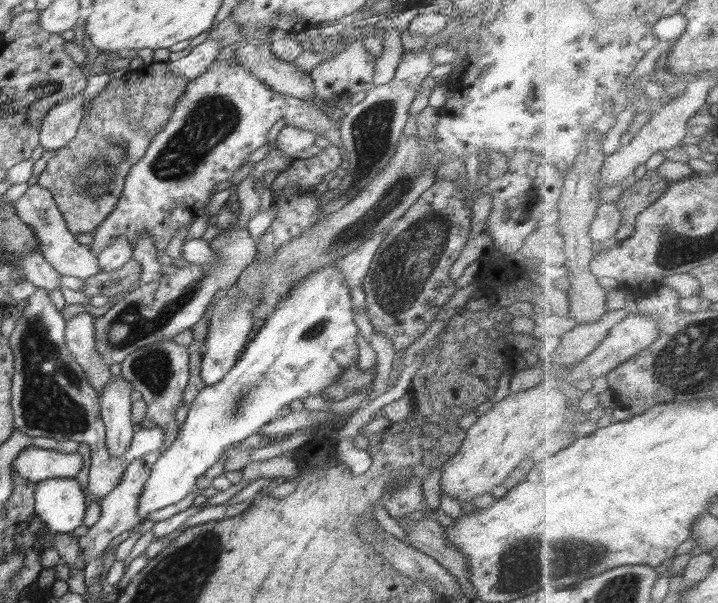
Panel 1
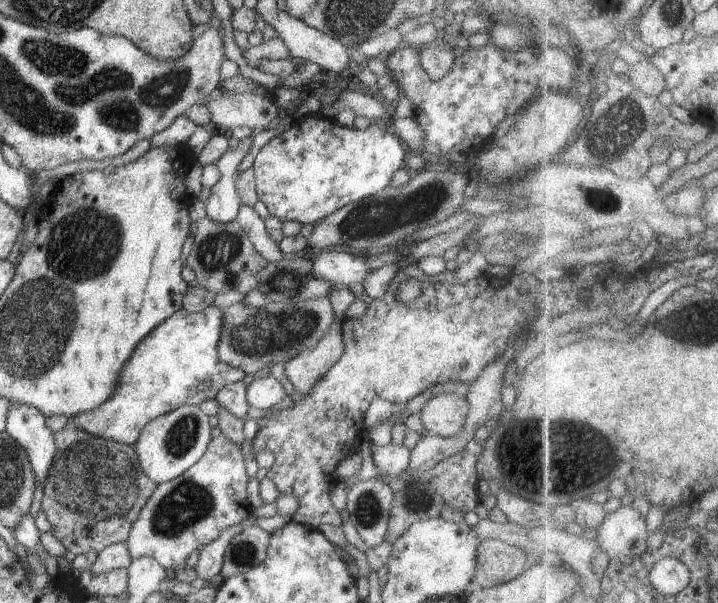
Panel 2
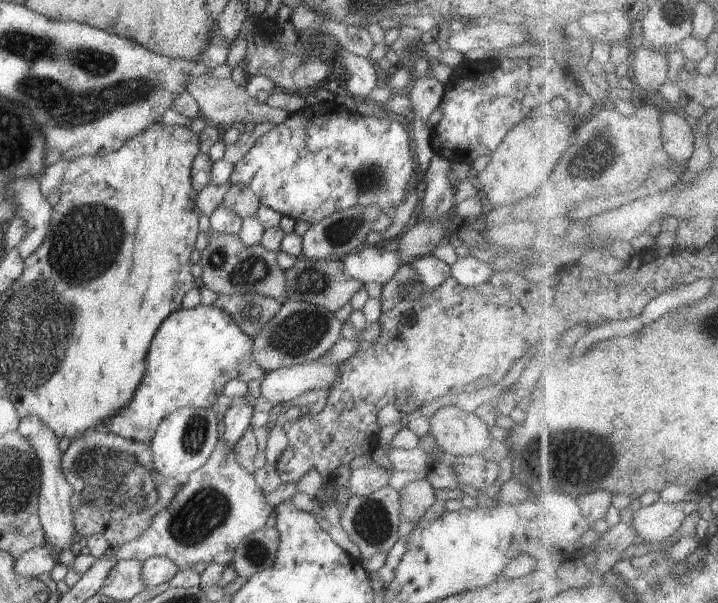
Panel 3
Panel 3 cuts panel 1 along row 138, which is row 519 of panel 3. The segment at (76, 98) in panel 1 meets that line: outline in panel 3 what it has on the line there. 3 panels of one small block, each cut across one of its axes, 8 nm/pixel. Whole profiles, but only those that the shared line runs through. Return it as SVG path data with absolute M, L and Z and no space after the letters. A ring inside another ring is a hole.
M28 416L20 420L17 432L30 440L30 446L34 446L34 452L40 460L40 471L42 484L40 486L39 522L44 530L45 540L50 544L49 551L62 552L64 549L71 549L76 540L75 510L72 510L70 498L73 496L72 486L66 481L62 473L61 458L62 452L58 448L58 440L50 428L42 426L42 422L36 416Z

